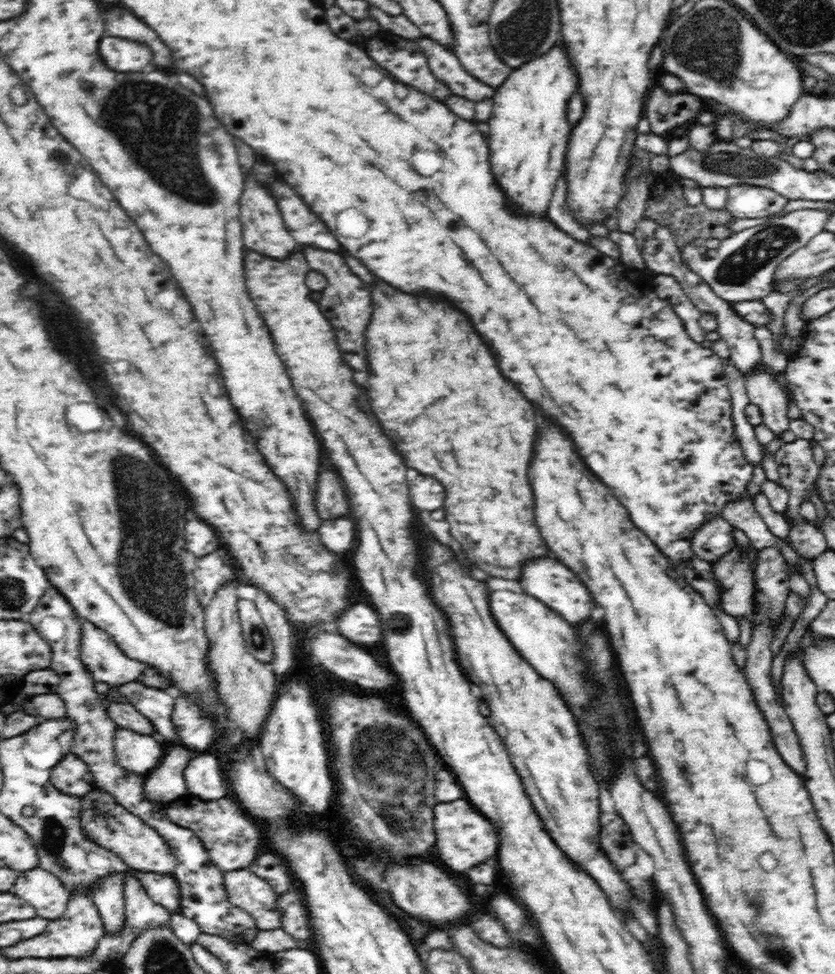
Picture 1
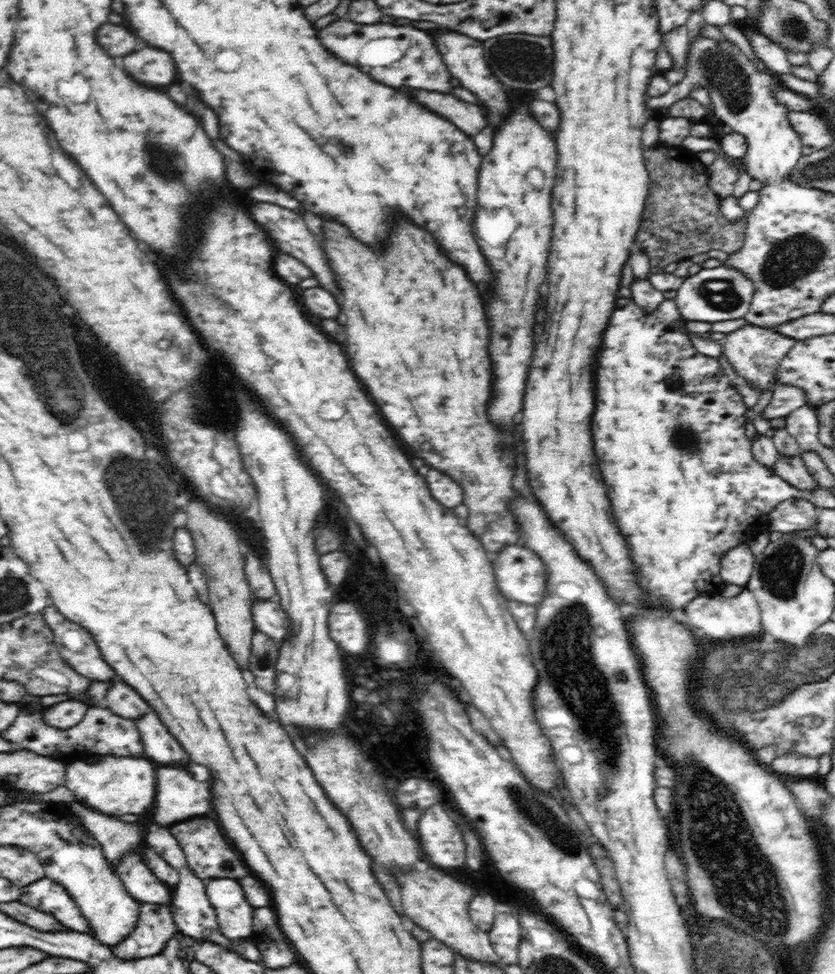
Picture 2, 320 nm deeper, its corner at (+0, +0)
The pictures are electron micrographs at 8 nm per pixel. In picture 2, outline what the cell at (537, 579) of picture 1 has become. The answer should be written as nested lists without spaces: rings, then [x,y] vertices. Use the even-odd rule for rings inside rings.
[[[505,546],[492,560],[497,587],[507,600],[524,604],[542,602],[546,569],[542,560],[522,546]]]

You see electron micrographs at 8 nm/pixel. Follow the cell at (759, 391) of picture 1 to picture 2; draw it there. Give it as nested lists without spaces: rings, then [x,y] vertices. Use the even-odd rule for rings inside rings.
[[[747,325],[726,334],[720,343],[723,354],[726,355],[733,369],[752,387],[760,389],[760,394],[762,394],[766,389],[770,389],[776,384],[776,380],[778,380],[776,372],[778,372],[780,361],[789,353],[796,341],[795,338],[779,334],[772,329]]]

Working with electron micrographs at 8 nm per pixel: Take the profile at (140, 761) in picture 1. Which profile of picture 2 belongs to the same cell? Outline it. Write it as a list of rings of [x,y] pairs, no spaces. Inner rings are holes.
[[[98,756],[98,762],[74,761],[67,765],[65,785],[76,801],[102,814],[117,817],[122,814],[146,814],[154,806],[156,770],[154,762],[145,756]]]

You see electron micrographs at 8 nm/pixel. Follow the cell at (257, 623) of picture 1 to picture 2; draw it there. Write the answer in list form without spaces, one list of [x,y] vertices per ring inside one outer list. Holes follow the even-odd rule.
[[[255,631],[251,642],[249,671],[256,679],[258,688],[274,695],[277,684],[278,644],[263,632]]]

